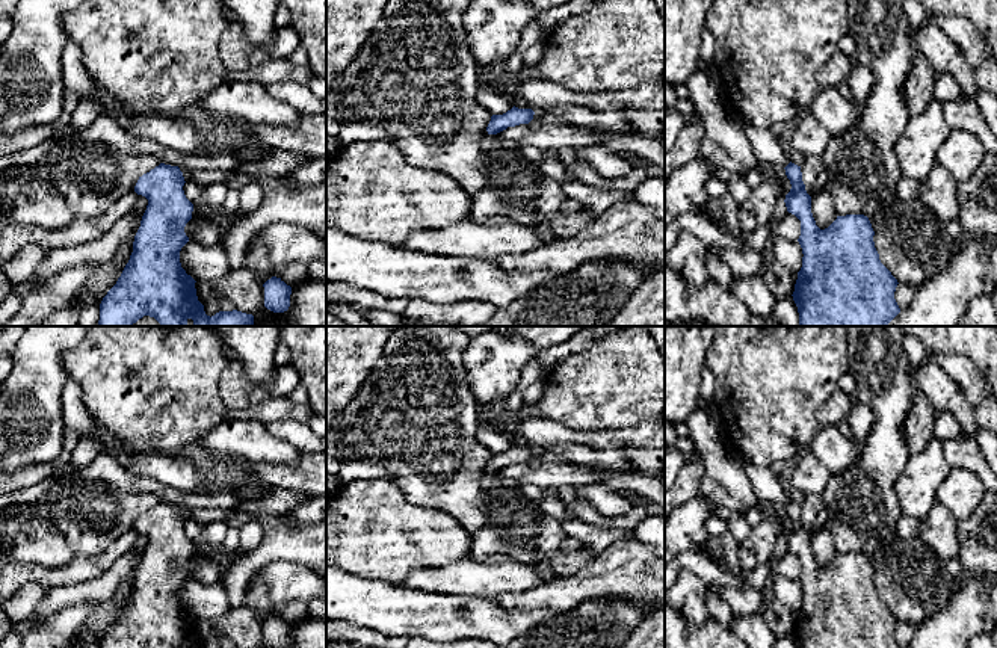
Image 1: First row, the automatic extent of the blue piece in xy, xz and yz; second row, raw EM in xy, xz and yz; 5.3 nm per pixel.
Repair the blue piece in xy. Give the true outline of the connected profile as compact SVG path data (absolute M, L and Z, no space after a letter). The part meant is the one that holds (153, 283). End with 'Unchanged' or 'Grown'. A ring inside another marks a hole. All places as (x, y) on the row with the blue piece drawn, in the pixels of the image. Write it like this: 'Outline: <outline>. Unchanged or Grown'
Outline: M160 163L150 172L139 177L134 192L148 199L140 227L134 236L133 252L116 284L107 292L100 304L98 326L131 326L144 316L154 317L162 326L252 326L254 316L237 310L219 311L207 316L204 305L198 301L195 279L186 273L180 263L180 251L189 242L184 233L186 224L192 219L193 204L186 198L184 177L178 166Z. Unchanged

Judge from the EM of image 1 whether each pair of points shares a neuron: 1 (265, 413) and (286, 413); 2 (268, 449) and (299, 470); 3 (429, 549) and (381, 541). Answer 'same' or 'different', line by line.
1: same
2: different
3: same

